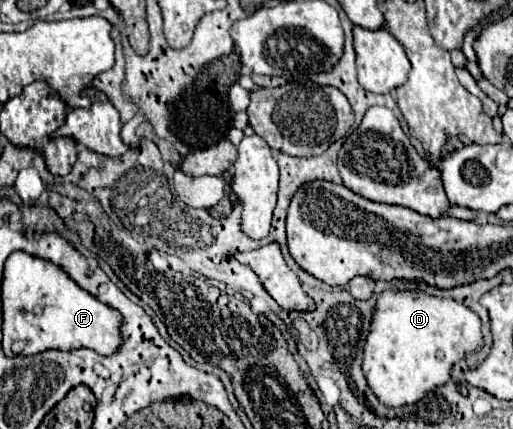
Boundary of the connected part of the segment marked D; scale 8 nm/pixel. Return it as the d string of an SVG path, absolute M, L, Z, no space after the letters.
M387 290L373 308L361 368L377 400L387 408L401 408L447 384L455 362L481 348L481 318L471 308L453 298L435 298L421 290Z

